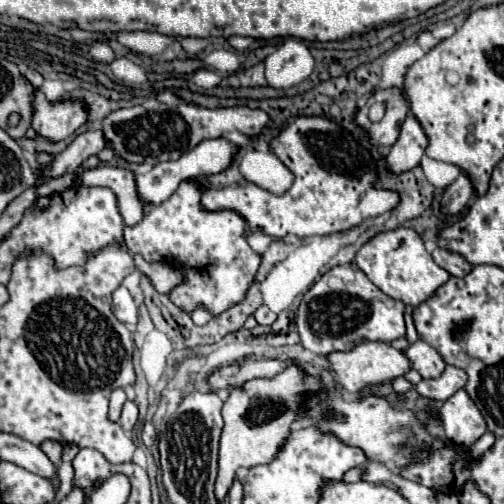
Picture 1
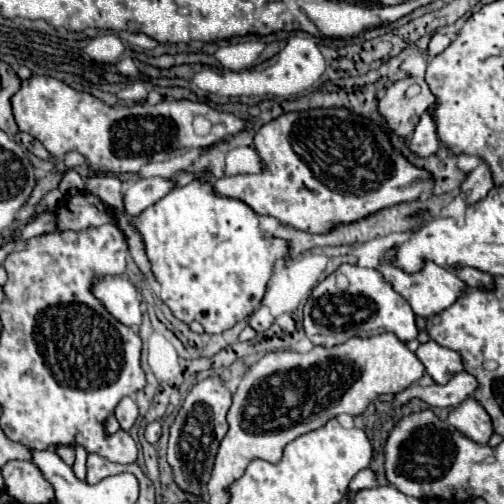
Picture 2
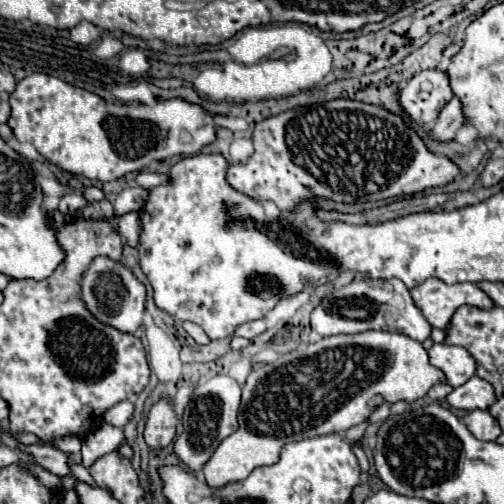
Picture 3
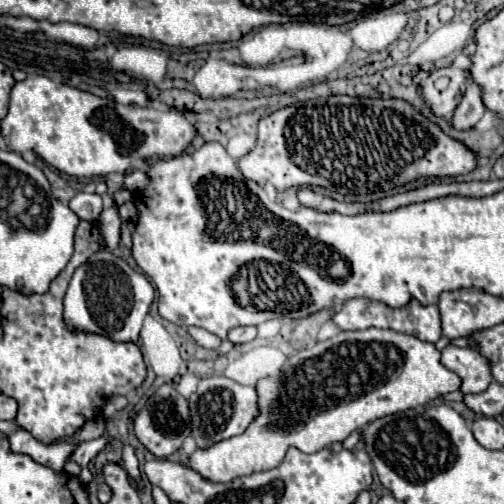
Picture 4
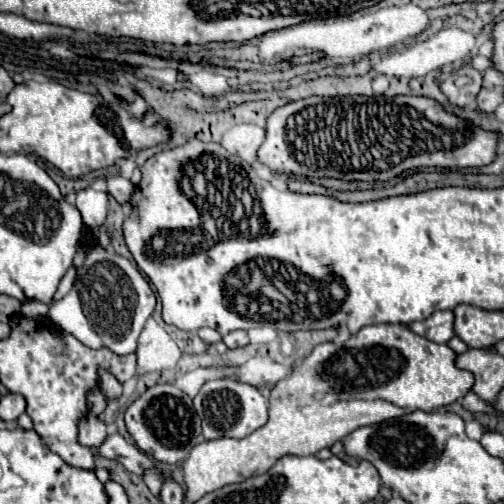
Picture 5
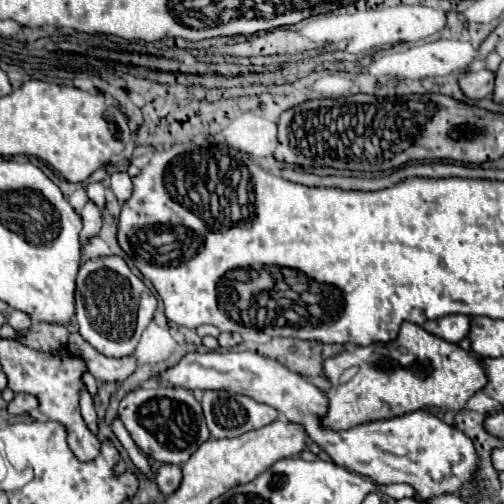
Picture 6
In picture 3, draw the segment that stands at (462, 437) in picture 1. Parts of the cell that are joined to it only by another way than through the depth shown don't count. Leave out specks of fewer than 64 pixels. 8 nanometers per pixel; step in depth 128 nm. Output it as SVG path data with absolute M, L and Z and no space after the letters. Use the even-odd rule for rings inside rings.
M472 410L472 412L468 412L462 420L464 420L464 424L468 426L468 430L470 430L478 440L492 442L492 440L496 440L496 438L502 434L500 426L496 424L496 420L490 416L488 410Z

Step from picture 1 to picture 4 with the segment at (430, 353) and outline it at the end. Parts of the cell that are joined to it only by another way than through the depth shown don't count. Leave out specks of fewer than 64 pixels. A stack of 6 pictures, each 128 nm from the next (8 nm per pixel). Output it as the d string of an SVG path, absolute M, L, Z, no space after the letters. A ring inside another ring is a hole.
M448 344L440 354L440 362L460 376L460 390L464 394L484 392L484 388L488 388L488 384L492 382L488 360L484 360L484 356L480 356L480 352L476 352L474 348L458 348Z

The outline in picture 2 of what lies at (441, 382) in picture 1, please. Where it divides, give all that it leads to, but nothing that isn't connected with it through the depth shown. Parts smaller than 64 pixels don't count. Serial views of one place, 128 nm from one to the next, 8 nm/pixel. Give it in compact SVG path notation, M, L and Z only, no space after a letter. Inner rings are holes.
M458 372L444 386L432 384L432 386L424 388L424 386L412 384L404 392L396 394L394 406L397 408L402 407L410 398L418 396L420 400L424 400L430 406L436 406L436 408L454 408L456 404L460 404L462 400L472 396L474 390L476 390L476 380L472 380L472 376L468 372Z

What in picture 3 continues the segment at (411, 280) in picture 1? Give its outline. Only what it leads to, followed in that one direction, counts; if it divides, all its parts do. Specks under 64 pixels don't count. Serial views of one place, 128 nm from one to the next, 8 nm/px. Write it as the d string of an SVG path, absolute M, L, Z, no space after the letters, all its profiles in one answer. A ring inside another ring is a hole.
M428 278L410 290L414 304L422 310L430 326L444 330L452 312L462 304L476 304L478 308L492 308L492 300L472 282L446 284L440 278Z

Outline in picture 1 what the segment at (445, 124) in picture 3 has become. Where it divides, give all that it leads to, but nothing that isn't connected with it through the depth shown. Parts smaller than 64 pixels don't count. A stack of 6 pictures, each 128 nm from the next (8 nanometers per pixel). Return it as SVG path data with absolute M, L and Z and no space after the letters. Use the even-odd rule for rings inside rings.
M408 114L400 124L398 140L394 142L394 146L386 156L388 170L394 174L400 174L416 168L420 158L424 156L426 146L428 146L428 138L420 128L420 122L412 114Z

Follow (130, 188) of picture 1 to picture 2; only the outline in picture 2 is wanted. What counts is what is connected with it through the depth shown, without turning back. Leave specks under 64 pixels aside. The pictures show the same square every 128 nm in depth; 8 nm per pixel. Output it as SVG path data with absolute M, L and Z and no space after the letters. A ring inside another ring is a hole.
M96 174L84 182L84 190L100 196L112 210L124 212L124 194L122 194L122 180L116 174Z

